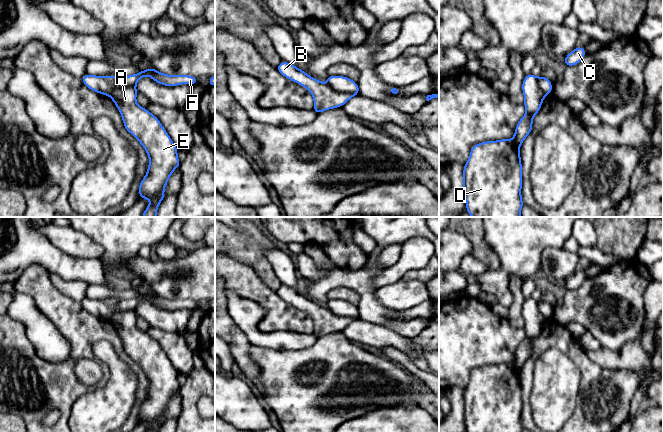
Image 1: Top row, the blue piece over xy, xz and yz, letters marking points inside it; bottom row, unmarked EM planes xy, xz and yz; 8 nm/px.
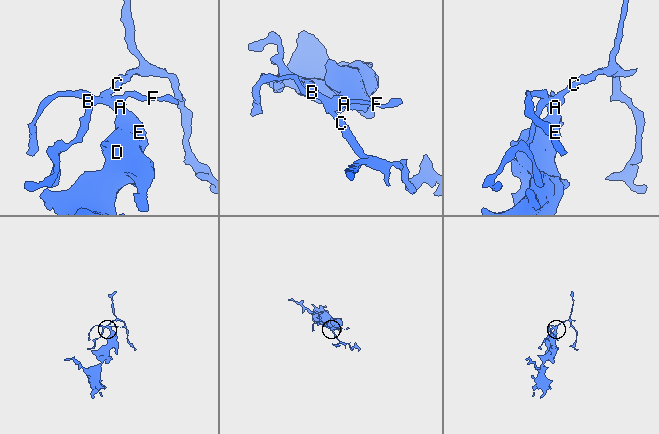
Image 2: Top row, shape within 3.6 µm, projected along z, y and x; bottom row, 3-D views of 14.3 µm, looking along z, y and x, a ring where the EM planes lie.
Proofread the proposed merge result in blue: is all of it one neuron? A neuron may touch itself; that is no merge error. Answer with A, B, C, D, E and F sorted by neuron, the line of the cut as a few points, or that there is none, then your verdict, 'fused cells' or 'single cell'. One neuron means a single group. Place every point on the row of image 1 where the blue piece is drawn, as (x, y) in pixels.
A D E / B C F | xy (135, 85), (117, 86), (108, 94) | fused cells

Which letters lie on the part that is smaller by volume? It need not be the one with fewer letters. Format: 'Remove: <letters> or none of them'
Remove: B, C, F

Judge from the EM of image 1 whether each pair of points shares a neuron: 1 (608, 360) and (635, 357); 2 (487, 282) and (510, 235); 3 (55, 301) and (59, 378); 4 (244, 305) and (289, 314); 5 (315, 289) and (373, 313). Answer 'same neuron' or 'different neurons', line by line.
1: same neuron
2: same neuron
3: same neuron
4: different neurons
5: same neuron

